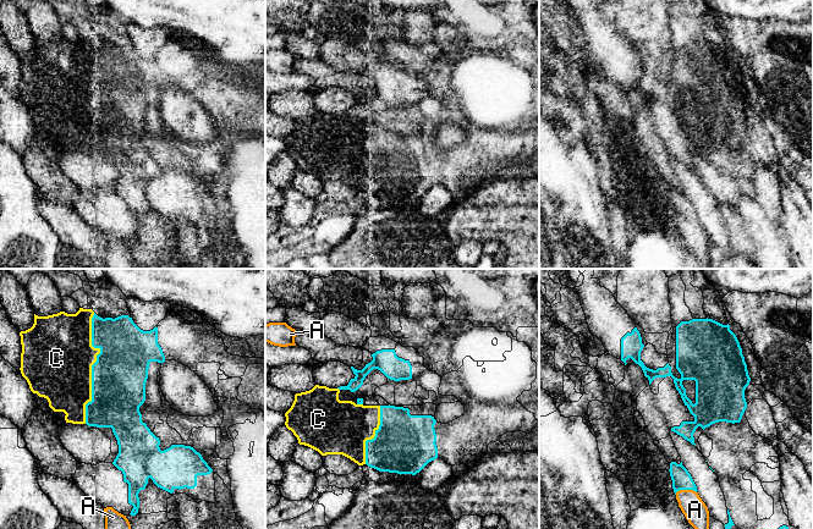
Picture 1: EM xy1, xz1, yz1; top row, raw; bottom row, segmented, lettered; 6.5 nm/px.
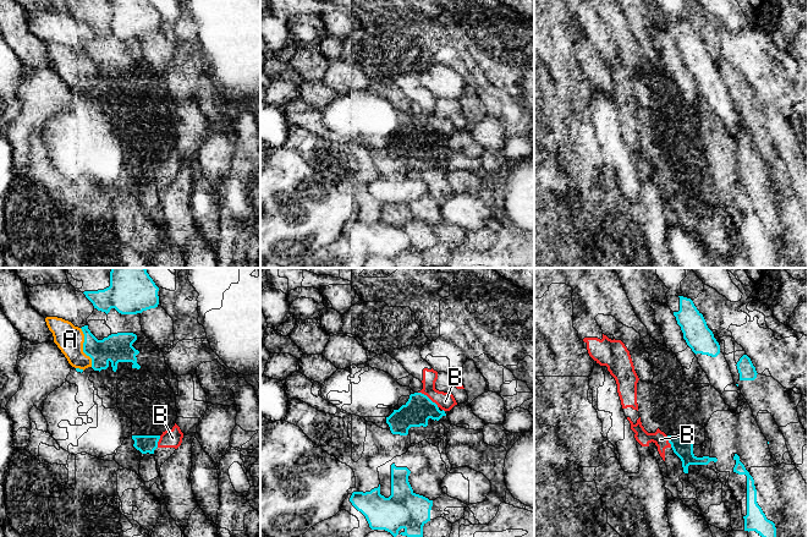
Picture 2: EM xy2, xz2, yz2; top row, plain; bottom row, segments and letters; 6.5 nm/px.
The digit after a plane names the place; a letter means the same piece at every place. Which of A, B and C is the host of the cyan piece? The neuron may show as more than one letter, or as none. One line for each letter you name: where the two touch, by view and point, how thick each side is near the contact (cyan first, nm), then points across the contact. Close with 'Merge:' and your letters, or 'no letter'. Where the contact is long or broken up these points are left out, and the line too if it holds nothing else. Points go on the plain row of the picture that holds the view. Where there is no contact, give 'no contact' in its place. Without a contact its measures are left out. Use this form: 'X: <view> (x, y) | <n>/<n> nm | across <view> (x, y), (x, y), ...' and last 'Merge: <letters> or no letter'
C: xy1 (92, 93) | 360/480 nm
Merge: C

